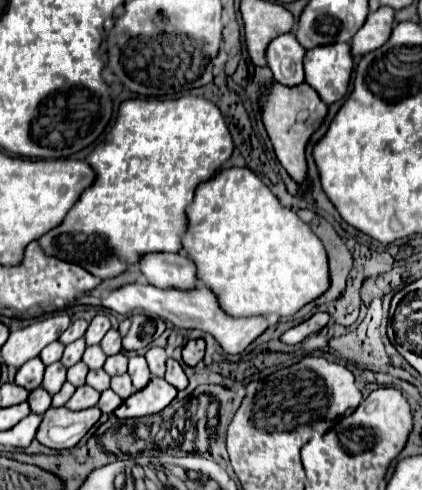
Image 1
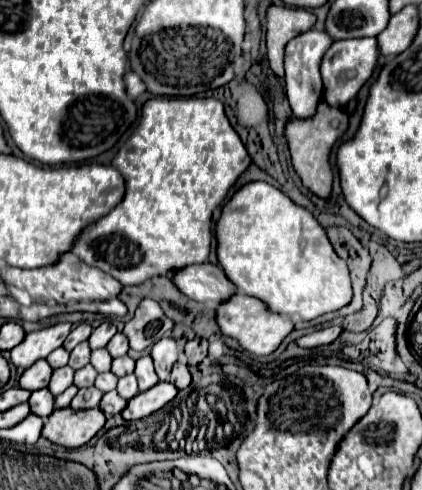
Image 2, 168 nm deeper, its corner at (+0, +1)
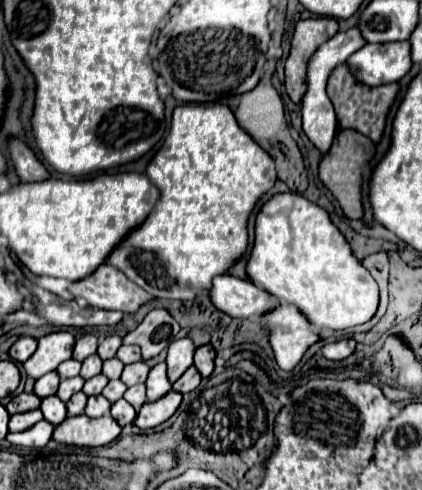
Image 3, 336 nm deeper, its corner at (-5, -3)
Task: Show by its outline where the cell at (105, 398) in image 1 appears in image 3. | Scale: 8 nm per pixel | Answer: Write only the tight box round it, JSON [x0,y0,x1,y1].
[111,399,137,427]

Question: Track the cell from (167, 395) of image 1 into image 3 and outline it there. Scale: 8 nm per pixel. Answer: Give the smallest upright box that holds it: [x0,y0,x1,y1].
[135,391,181,429]

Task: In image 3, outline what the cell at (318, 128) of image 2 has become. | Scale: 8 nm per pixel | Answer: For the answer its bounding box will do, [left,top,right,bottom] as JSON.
[319,129,375,219]

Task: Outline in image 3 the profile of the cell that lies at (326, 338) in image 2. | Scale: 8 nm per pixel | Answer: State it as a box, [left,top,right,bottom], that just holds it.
[321,339,355,361]

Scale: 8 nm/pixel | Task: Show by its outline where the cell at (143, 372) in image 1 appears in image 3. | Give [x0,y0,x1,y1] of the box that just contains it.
[145,363,171,401]

